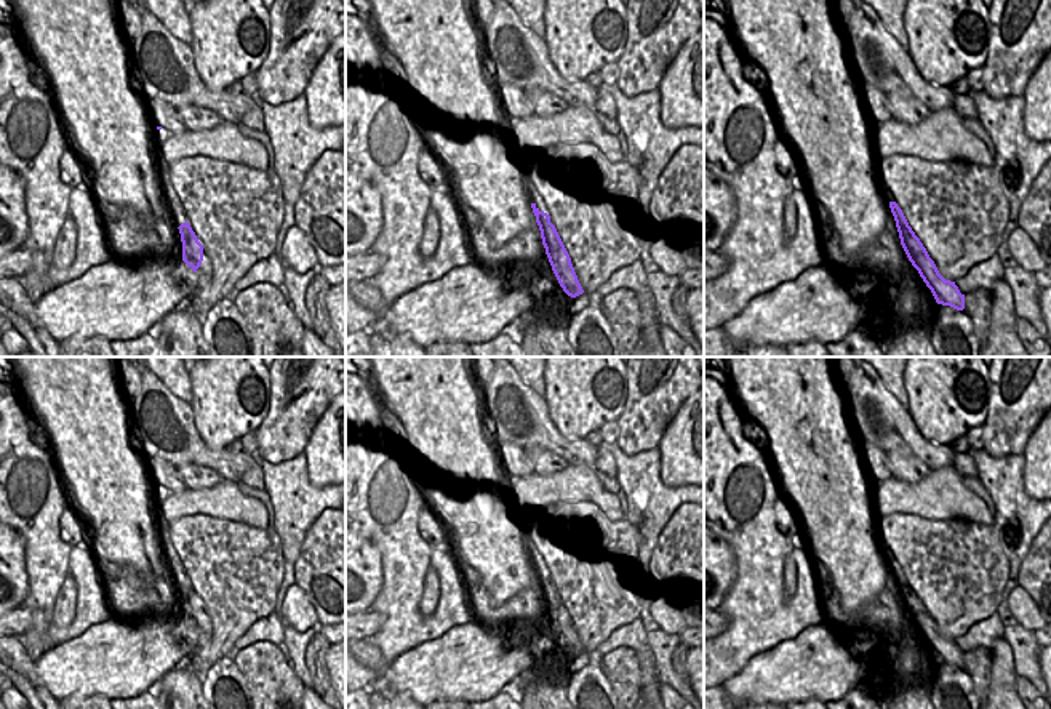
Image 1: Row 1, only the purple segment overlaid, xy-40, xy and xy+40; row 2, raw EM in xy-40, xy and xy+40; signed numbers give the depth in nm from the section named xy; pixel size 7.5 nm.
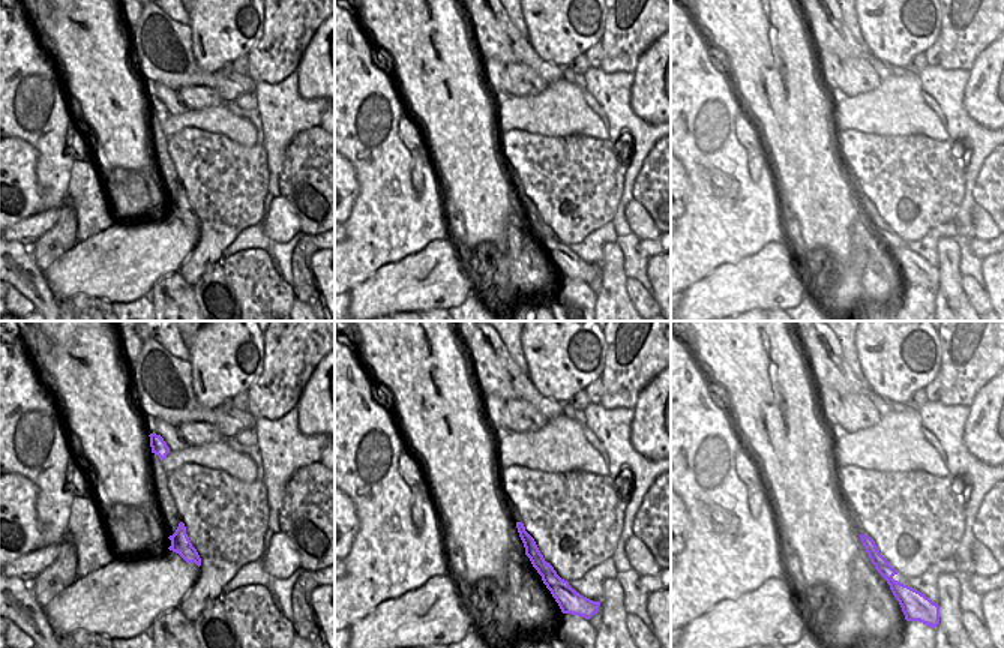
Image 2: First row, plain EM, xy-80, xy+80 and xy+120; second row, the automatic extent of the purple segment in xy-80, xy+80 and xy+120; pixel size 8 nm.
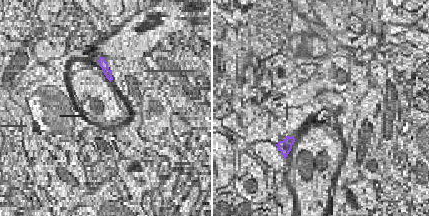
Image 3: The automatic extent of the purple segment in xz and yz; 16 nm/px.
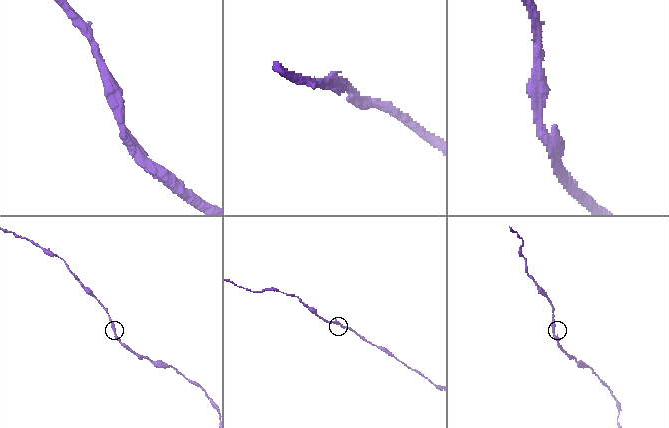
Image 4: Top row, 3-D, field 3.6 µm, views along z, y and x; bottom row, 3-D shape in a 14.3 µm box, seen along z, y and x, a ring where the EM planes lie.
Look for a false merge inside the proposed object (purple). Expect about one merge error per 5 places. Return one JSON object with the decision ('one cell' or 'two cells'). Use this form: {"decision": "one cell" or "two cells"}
{"decision": "one cell"}

